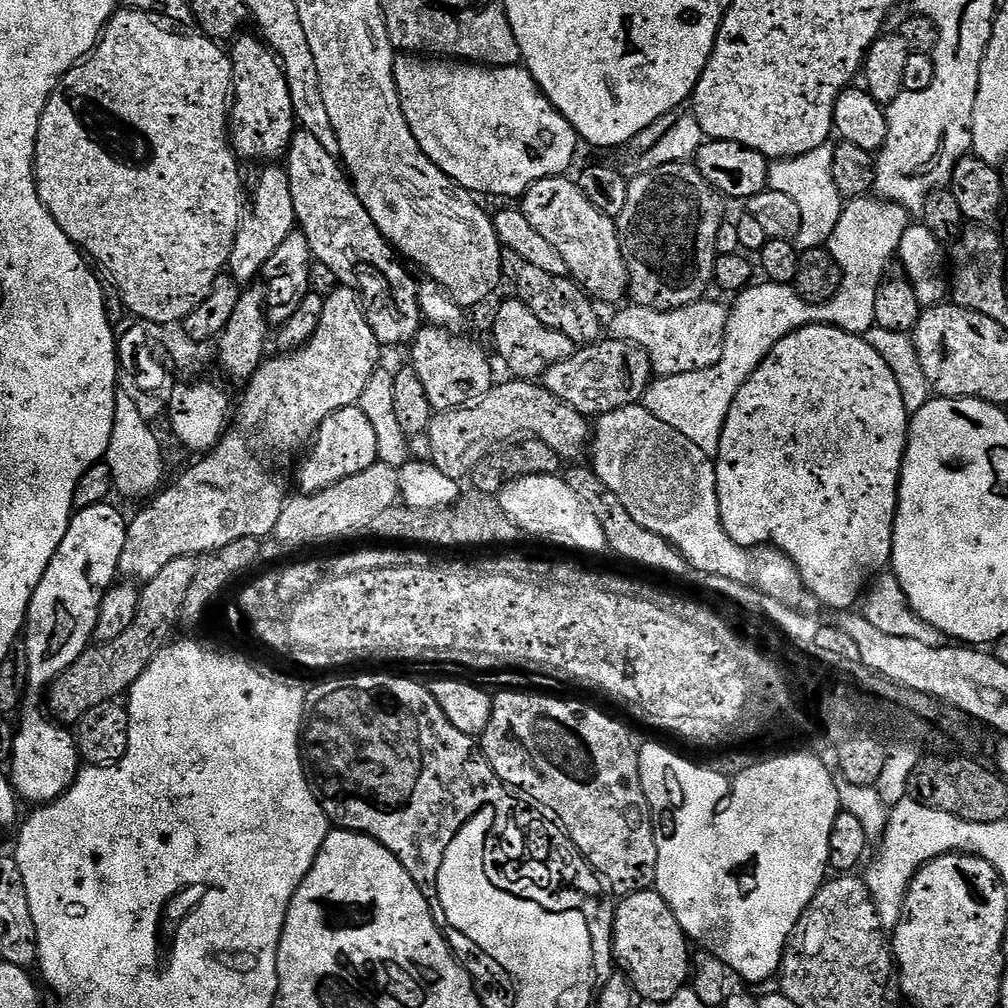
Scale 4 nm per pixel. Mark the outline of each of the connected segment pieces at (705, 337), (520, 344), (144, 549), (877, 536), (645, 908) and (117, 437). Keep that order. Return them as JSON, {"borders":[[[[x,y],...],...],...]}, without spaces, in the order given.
{"borders":[[[[705,298],[694,302],[690,306],[682,306],[678,310],[654,310],[653,308],[647,308],[641,304],[629,303],[628,308],[621,307],[619,310],[621,312],[616,312],[612,316],[612,332],[610,332],[611,339],[613,340],[623,340],[625,344],[637,344],[642,350],[646,350],[646,354],[650,358],[652,363],[653,373],[657,377],[661,376],[677,376],[678,374],[690,374],[691,372],[697,372],[698,370],[706,370],[707,368],[712,368],[717,362],[722,358],[724,353],[724,339],[726,338],[726,328],[728,326],[728,314],[730,311],[729,305],[719,304],[718,301],[712,300],[713,298]]],[[[509,298],[496,312],[492,320],[492,340],[496,343],[496,352],[504,359],[511,375],[518,380],[539,381],[550,366],[570,358],[578,345],[566,334],[558,334],[558,330],[550,330],[550,326],[542,326],[542,322],[534,315],[534,310],[521,300]]],[[[233,430],[225,431],[224,435],[221,436],[220,441],[217,442],[215,448],[213,448],[211,452],[201,455],[199,459],[197,459],[200,461],[198,461],[193,468],[186,469],[168,489],[165,487],[159,494],[153,495],[150,502],[148,502],[152,504],[146,505],[136,517],[131,517],[128,525],[128,533],[126,534],[126,546],[122,550],[122,558],[120,559],[119,575],[121,577],[131,578],[136,582],[147,582],[153,580],[168,563],[174,562],[174,558],[182,558],[183,556],[195,556],[200,558],[205,554],[222,551],[226,546],[230,546],[230,542],[238,542],[238,538],[250,538],[251,536],[265,538],[264,536],[271,537],[273,533],[275,533],[276,527],[278,526],[278,518],[282,518],[282,510],[286,503],[284,488],[280,485],[279,478],[256,457],[256,452],[252,449],[252,444],[248,441],[247,434],[244,432],[232,431]]],[[[811,324],[791,332],[767,358],[754,370],[754,374],[738,390],[730,406],[730,414],[722,426],[722,438],[715,454],[716,481],[718,482],[718,506],[722,526],[738,546],[756,550],[759,544],[779,549],[792,560],[800,571],[805,586],[826,608],[852,610],[865,595],[866,589],[891,565],[896,504],[900,501],[900,471],[904,466],[904,452],[908,448],[908,425],[910,413],[904,405],[904,389],[891,366],[868,344],[863,335],[847,332],[829,324]]],[[[655,890],[647,892],[629,892],[623,897],[624,901],[616,904],[616,922],[614,924],[614,942],[612,950],[614,960],[623,972],[636,985],[637,993],[656,1004],[664,1004],[679,994],[690,980],[690,941],[685,936],[682,926],[678,926],[678,918],[670,910],[670,906]]],[[[128,390],[117,391],[114,430],[110,434],[110,446],[106,457],[117,493],[148,498],[161,487],[160,479],[164,476],[164,452],[160,449],[160,440],[156,437],[154,428],[146,418],[142,418],[141,411],[130,398]]]]}

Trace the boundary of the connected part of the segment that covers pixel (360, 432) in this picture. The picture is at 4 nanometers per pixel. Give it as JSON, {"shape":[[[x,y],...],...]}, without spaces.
{"shape":[[[359,407],[345,408],[344,411],[335,412],[330,418],[326,418],[326,422],[322,422],[308,454],[308,461],[300,468],[299,491],[304,494],[326,490],[348,476],[362,474],[362,470],[377,463],[378,434],[374,434],[370,418],[366,418],[366,414],[362,414]]]}

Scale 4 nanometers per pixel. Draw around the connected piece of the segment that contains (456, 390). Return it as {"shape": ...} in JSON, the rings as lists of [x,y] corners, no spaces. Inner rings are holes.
{"shape":[[[424,326],[410,345],[410,366],[418,378],[422,378],[430,406],[436,412],[448,412],[451,408],[465,408],[467,404],[474,404],[494,386],[492,364],[483,346],[456,335],[460,334],[446,328]]]}

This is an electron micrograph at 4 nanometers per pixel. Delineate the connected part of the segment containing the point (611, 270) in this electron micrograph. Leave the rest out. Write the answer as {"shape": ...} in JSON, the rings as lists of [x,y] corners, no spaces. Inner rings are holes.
{"shape":[[[567,175],[551,176],[534,182],[534,186],[528,188],[522,197],[522,211],[526,222],[530,222],[530,226],[534,226],[534,230],[538,230],[538,234],[542,234],[542,238],[546,238],[546,242],[550,242],[550,246],[554,246],[554,250],[558,250],[558,254],[562,254],[568,267],[568,276],[575,280],[589,296],[597,301],[605,300],[608,304],[617,303],[616,305],[619,305],[621,303],[619,300],[623,296],[625,299],[629,295],[630,289],[628,267],[622,254],[617,221],[604,214],[598,206],[594,206],[594,202],[580,189],[580,185],[575,179],[568,179]]]}

